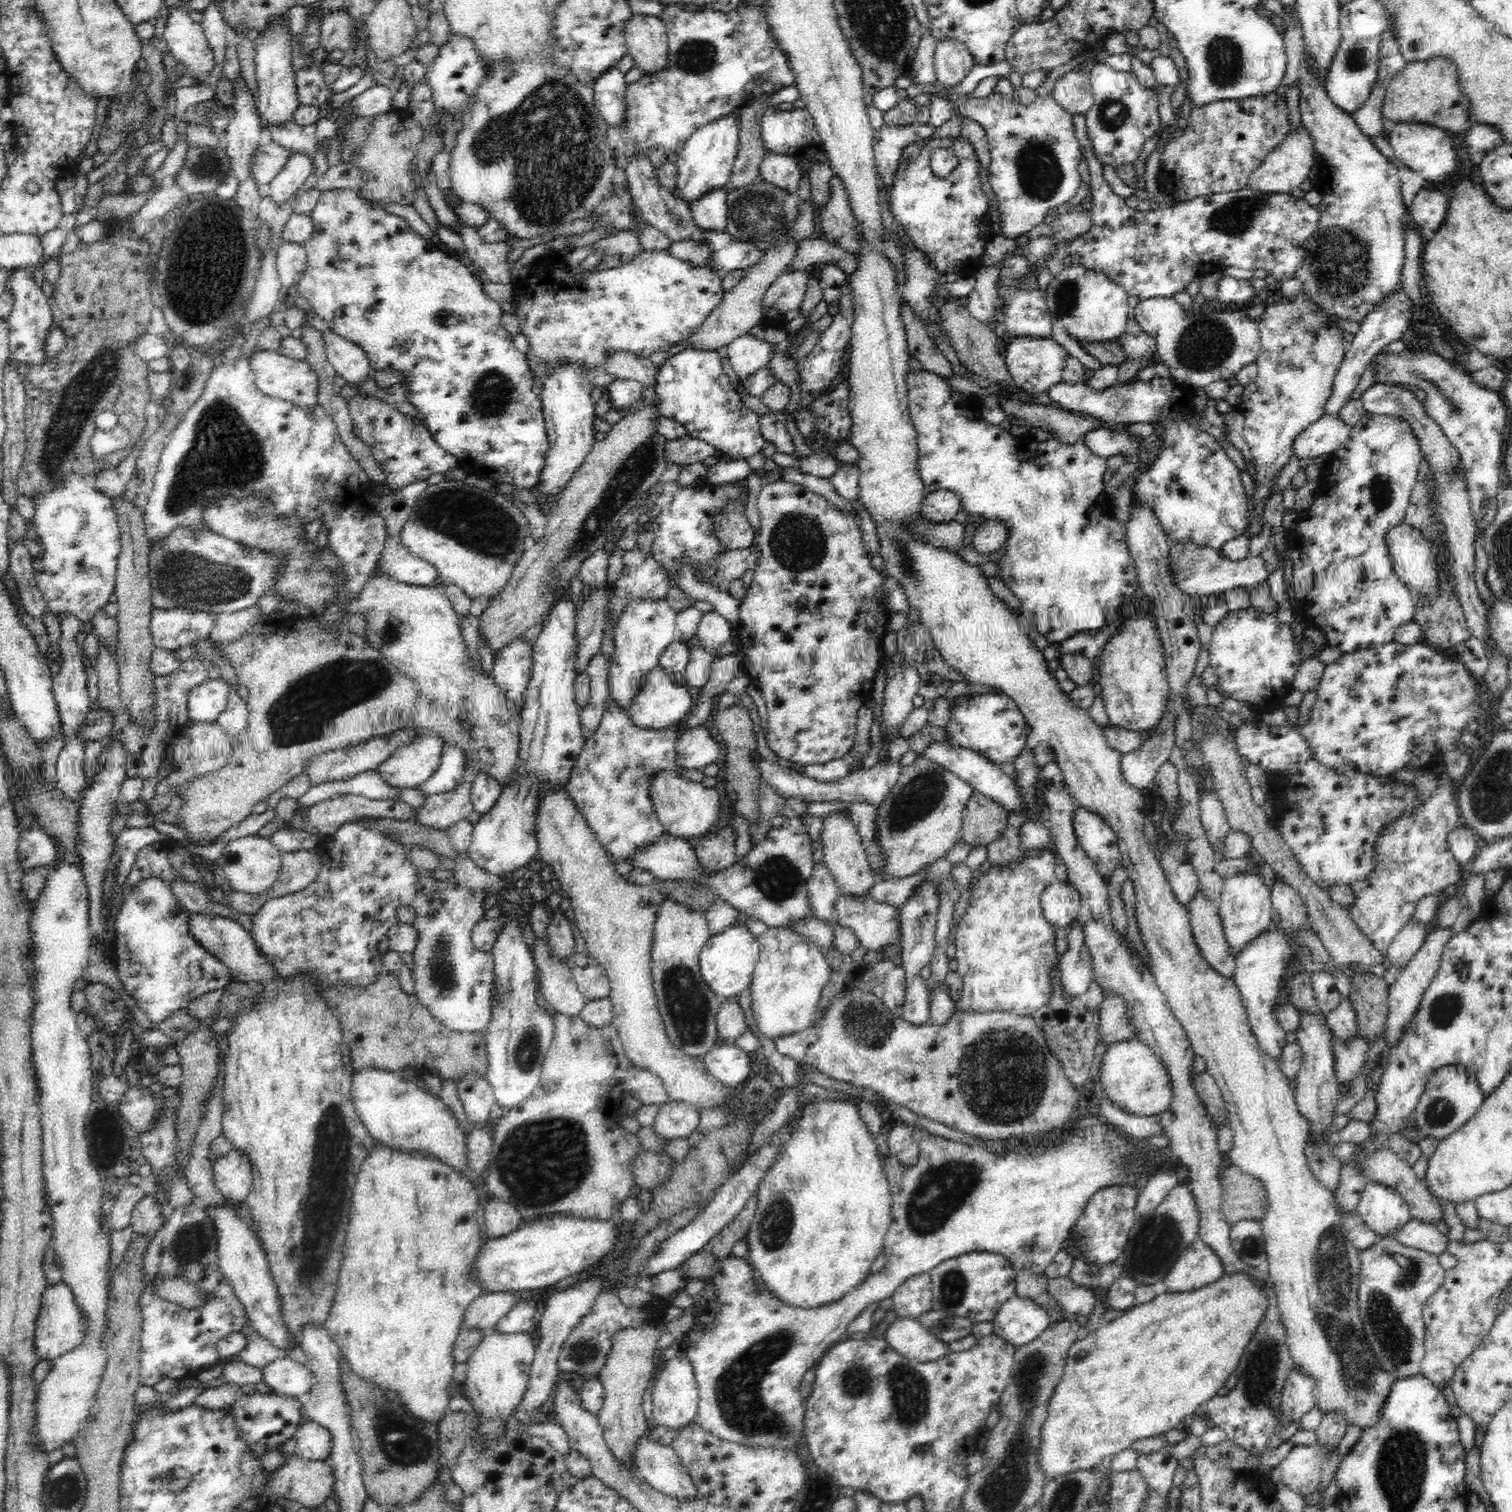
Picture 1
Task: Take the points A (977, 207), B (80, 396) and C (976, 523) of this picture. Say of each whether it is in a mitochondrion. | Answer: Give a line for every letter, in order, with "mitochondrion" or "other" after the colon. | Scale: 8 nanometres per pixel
A: other
B: mitochondrion
C: other

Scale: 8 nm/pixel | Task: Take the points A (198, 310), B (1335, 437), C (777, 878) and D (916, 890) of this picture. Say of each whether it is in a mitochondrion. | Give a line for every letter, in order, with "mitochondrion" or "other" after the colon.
A: mitochondrion
B: other
C: mitochondrion
D: other

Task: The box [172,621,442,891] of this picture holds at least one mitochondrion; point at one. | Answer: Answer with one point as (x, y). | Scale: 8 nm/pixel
(300, 714)

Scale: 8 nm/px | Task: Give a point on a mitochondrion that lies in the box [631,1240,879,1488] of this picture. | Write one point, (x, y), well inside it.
(739, 1400)

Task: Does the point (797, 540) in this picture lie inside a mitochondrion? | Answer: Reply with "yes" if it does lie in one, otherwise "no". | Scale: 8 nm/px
yes

